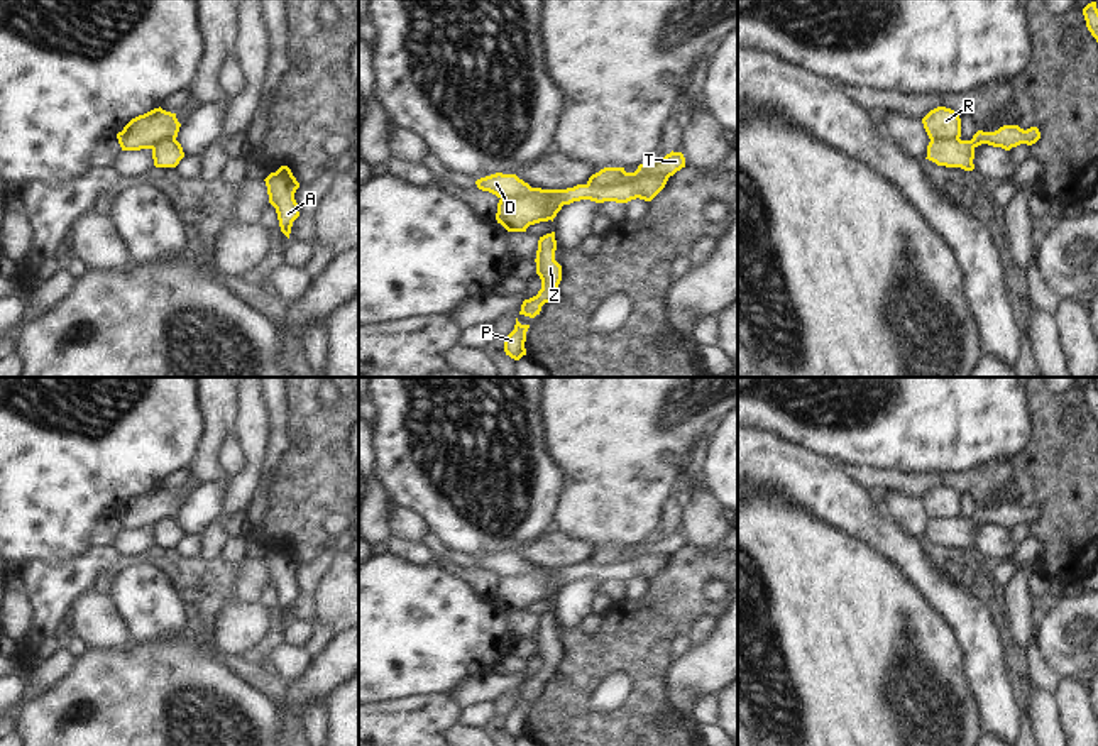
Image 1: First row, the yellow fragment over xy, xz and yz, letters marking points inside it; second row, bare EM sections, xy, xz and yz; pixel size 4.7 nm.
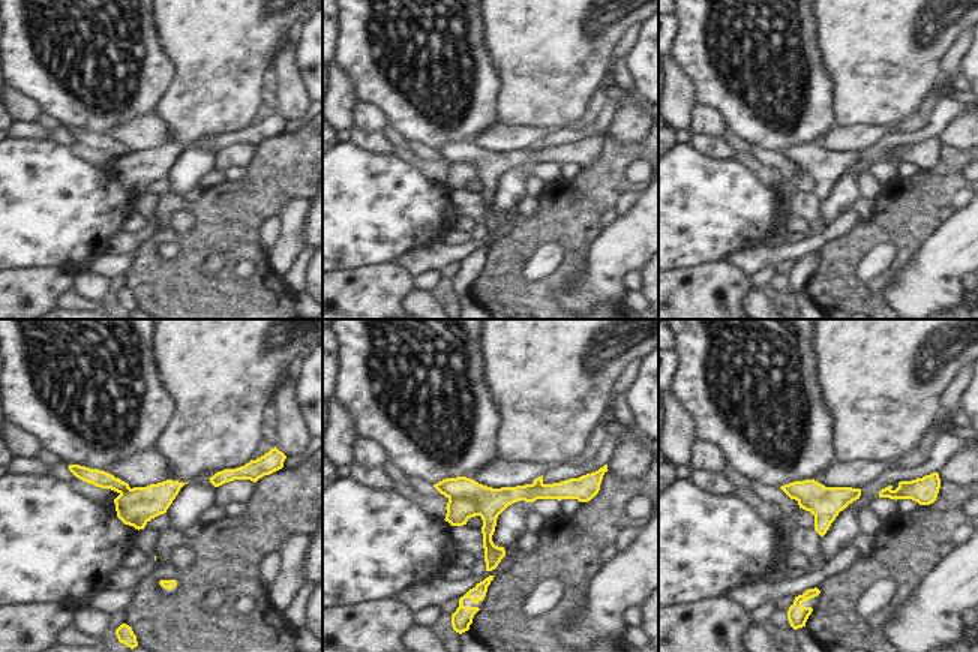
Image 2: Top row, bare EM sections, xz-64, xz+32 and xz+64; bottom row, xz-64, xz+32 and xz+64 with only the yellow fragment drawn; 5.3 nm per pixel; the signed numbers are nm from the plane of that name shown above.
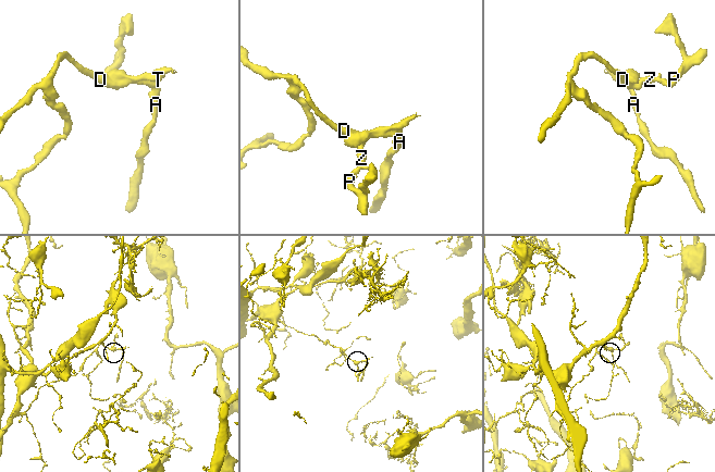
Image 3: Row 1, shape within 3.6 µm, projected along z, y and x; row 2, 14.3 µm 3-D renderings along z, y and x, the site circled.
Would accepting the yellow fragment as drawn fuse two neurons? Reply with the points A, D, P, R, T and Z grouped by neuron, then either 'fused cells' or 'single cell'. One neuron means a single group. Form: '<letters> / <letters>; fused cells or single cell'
A D P Z / R T; fused cells

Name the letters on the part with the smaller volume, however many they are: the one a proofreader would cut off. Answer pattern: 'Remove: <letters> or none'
Remove: R, T

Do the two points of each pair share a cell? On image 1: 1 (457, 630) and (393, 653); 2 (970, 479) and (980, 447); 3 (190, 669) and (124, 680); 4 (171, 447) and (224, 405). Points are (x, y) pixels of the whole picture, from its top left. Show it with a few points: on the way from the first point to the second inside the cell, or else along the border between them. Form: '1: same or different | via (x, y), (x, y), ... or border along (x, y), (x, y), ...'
1: same | via (442, 631), (415, 631), (408, 638)
2: different | border along (1009, 459), (992, 459), (968, 469), (934, 472)
3: same | via (173, 680), (141, 680)
4: different | border along (197, 394), (203, 437), (192, 460)

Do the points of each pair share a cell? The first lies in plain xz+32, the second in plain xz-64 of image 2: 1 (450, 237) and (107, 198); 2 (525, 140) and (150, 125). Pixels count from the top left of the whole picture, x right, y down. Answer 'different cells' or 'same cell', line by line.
1: different cells
2: same cell

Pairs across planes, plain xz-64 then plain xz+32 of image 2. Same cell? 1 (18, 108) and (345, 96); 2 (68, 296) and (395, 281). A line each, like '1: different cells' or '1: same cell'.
1: different cells
2: different cells

